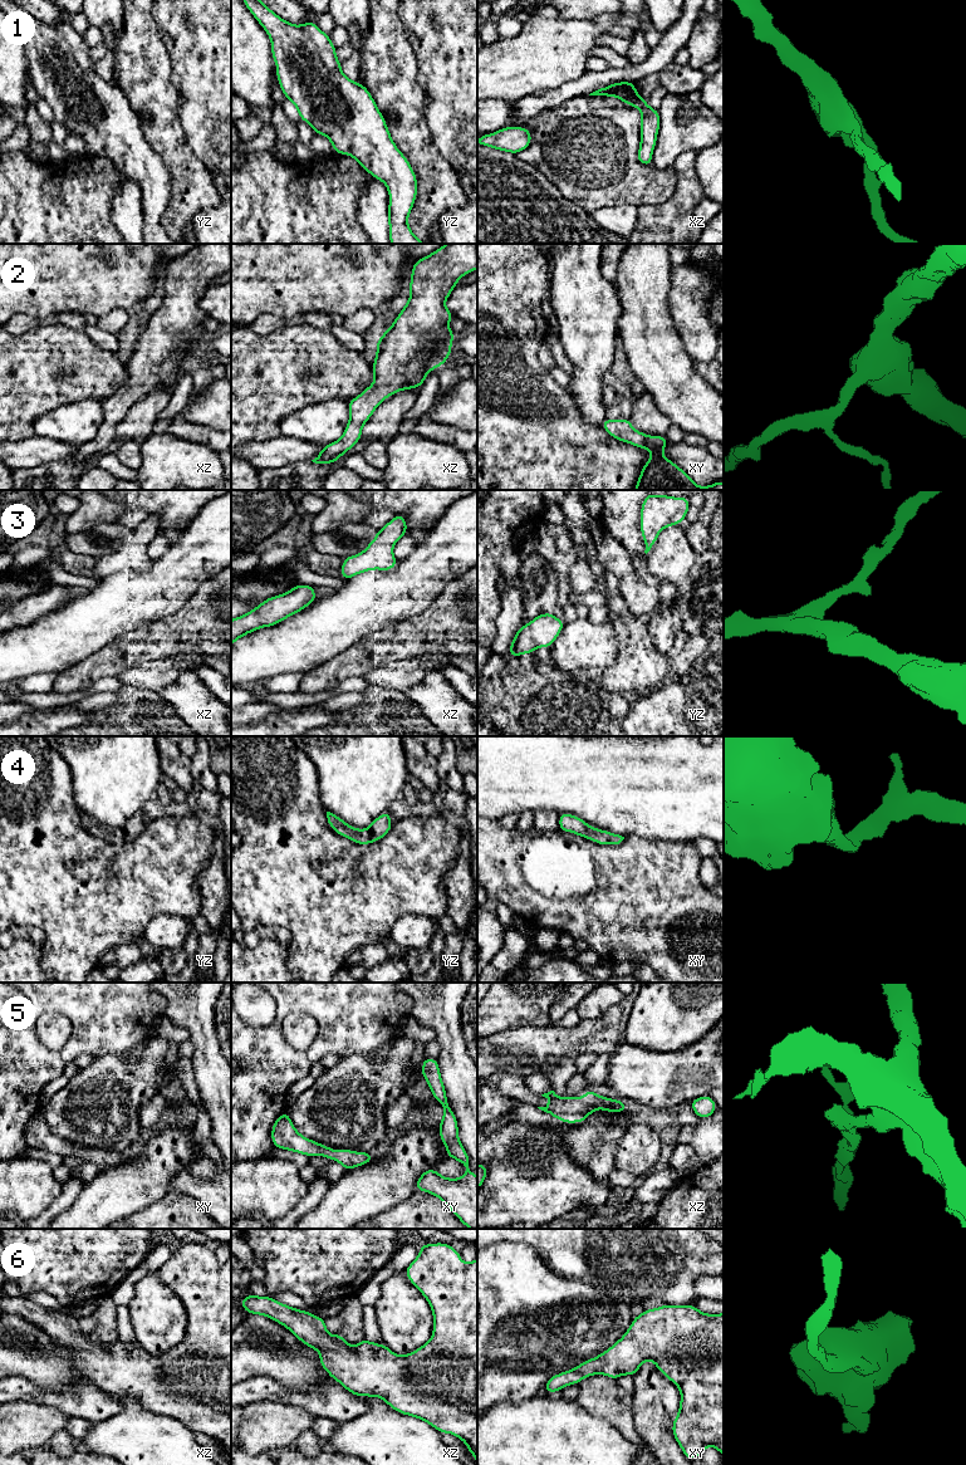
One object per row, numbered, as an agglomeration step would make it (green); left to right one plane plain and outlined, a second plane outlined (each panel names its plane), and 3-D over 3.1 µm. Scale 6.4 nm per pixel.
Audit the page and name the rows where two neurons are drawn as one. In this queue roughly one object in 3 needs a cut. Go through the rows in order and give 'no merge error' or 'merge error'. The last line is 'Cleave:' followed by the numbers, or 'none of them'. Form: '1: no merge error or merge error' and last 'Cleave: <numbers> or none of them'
1: no merge error
2: no merge error
3: no merge error
4: no merge error
5: no merge error
6: no merge error
Cleave: none of them

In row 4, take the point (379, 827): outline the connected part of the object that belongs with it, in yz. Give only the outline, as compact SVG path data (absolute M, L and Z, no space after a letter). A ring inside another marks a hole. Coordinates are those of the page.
M327 812L327 818L330 828L342 837L350 839L357 844L371 844L382 839L392 828L389 812L383 812L376 818L367 831L359 828L352 828L338 815Z

